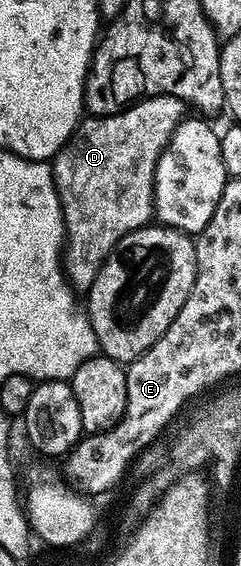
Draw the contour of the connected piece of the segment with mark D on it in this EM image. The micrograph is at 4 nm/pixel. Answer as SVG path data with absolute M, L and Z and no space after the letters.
M146 96L144 100L139 100L110 116L90 115L82 119L72 138L53 157L51 161L53 181L57 187L65 219L63 271L78 293L88 293L103 262L128 232L146 227L154 219L155 166L171 134L175 134L175 130L186 116L187 105L184 100L174 96Z

